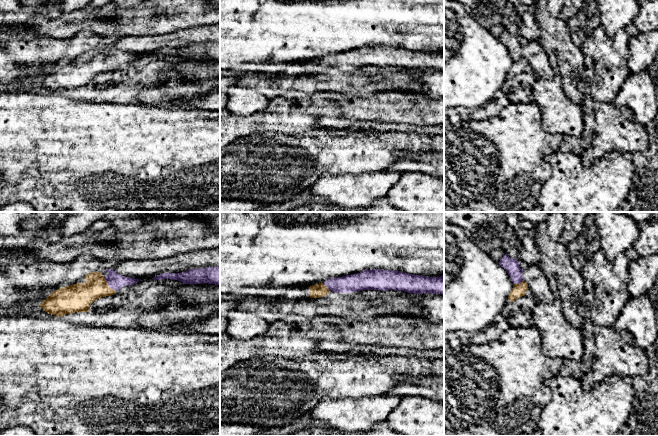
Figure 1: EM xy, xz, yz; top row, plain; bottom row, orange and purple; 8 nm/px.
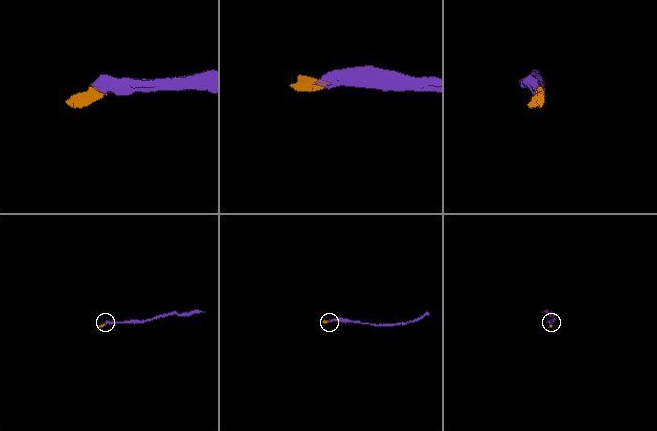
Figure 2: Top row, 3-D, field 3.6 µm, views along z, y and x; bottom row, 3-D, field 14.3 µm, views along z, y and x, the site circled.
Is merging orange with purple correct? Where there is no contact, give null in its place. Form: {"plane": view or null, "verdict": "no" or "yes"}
{"plane": "xy", "verdict": "yes"}

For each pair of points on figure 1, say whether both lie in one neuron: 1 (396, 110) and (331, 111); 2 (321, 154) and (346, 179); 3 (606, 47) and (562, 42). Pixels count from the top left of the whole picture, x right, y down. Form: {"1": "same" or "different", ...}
{"1": "same", "2": "different", "3": "different"}

